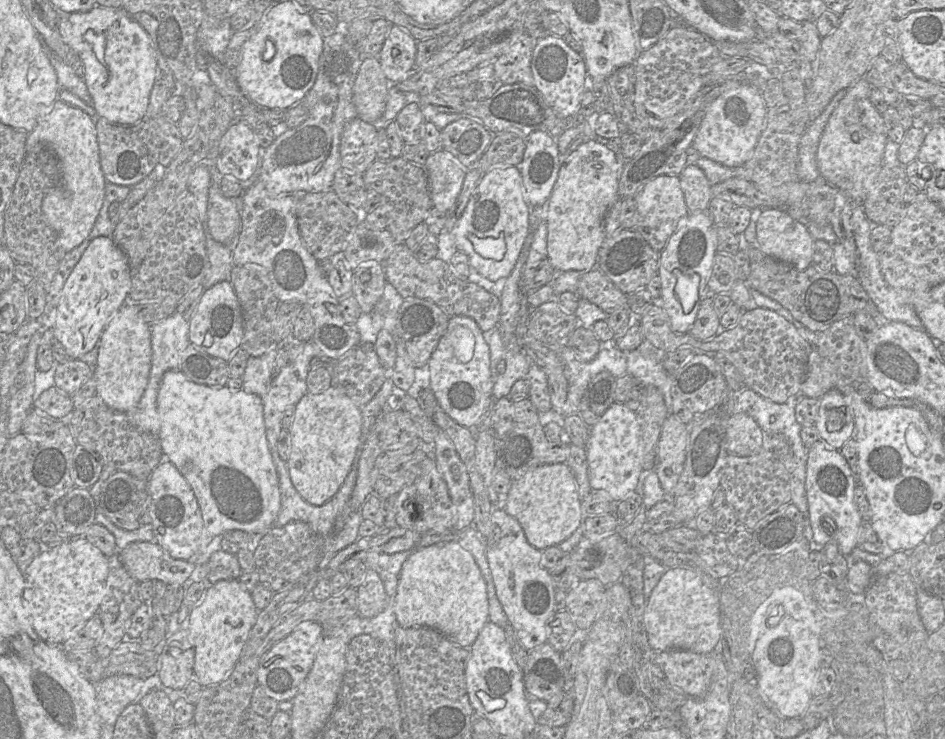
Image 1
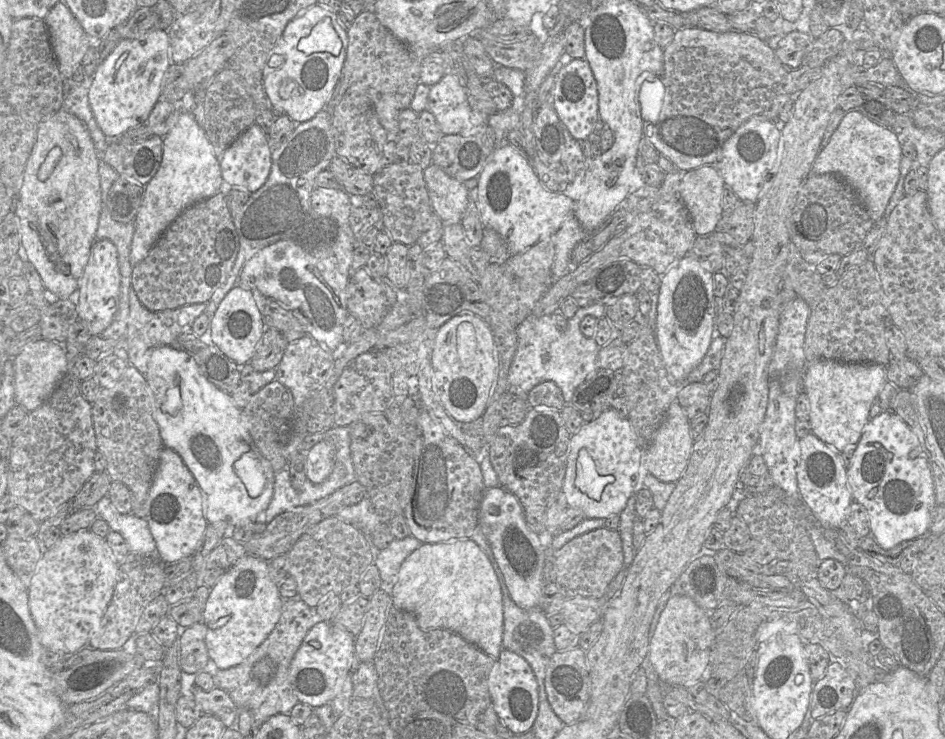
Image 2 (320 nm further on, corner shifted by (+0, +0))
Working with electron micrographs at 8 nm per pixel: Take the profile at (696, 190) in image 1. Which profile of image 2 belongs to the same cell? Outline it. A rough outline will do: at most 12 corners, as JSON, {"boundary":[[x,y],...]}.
{"boundary":[[716,166],[682,177],[678,197],[697,236],[715,232],[725,186]]}

